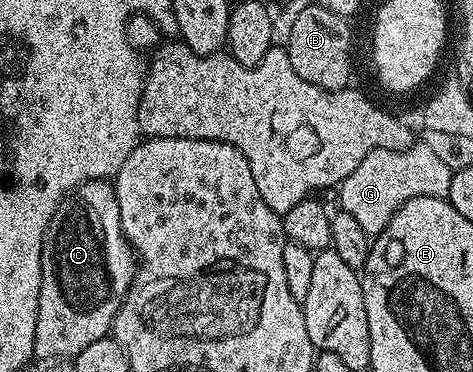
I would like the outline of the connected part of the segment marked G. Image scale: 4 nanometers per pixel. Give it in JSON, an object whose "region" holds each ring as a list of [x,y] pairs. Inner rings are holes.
{"region":[[[416,141],[401,151],[378,148],[361,160],[349,177],[339,185],[340,209],[356,219],[357,224],[374,238],[383,232],[393,214],[409,198],[441,197],[446,199],[454,169],[429,144]]]}

